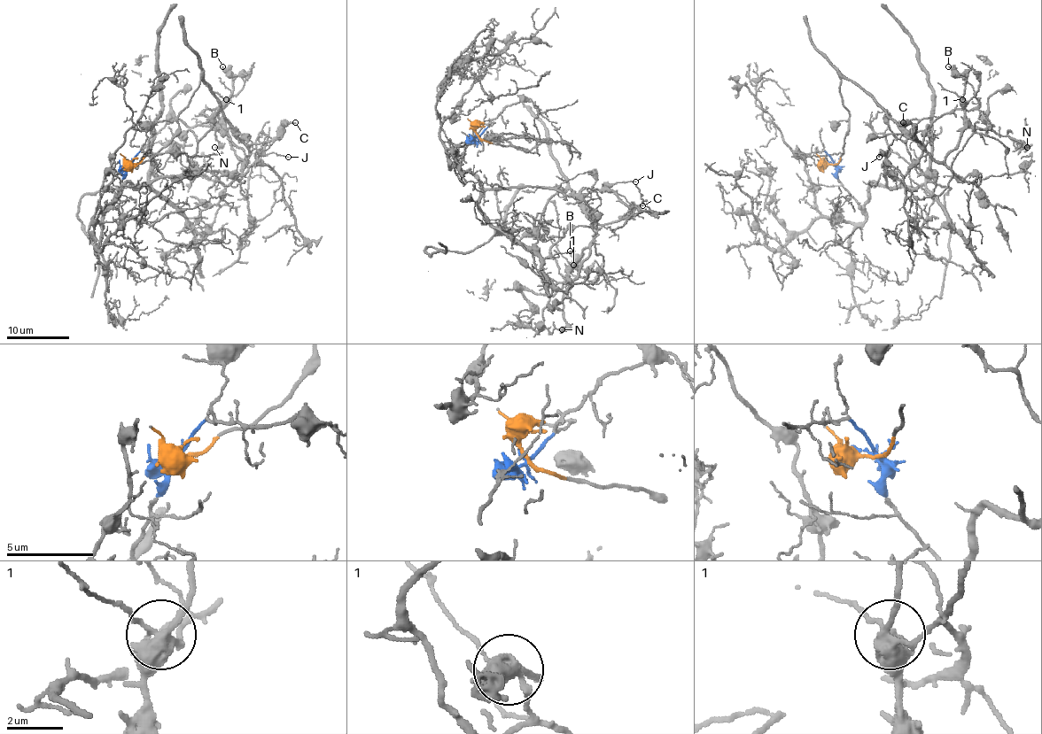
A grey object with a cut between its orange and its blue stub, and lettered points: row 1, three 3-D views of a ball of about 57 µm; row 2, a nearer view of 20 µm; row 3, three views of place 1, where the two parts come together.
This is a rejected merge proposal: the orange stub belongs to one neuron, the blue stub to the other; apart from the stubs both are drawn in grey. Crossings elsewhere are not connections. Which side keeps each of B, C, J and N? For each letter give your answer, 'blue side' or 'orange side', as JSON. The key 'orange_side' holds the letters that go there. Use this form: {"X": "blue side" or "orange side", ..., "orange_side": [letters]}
{"B": "orange side", "C": "orange side", "J": "blue side", "N": "orange side", "orange_side": ["B", "C", "N"]}

